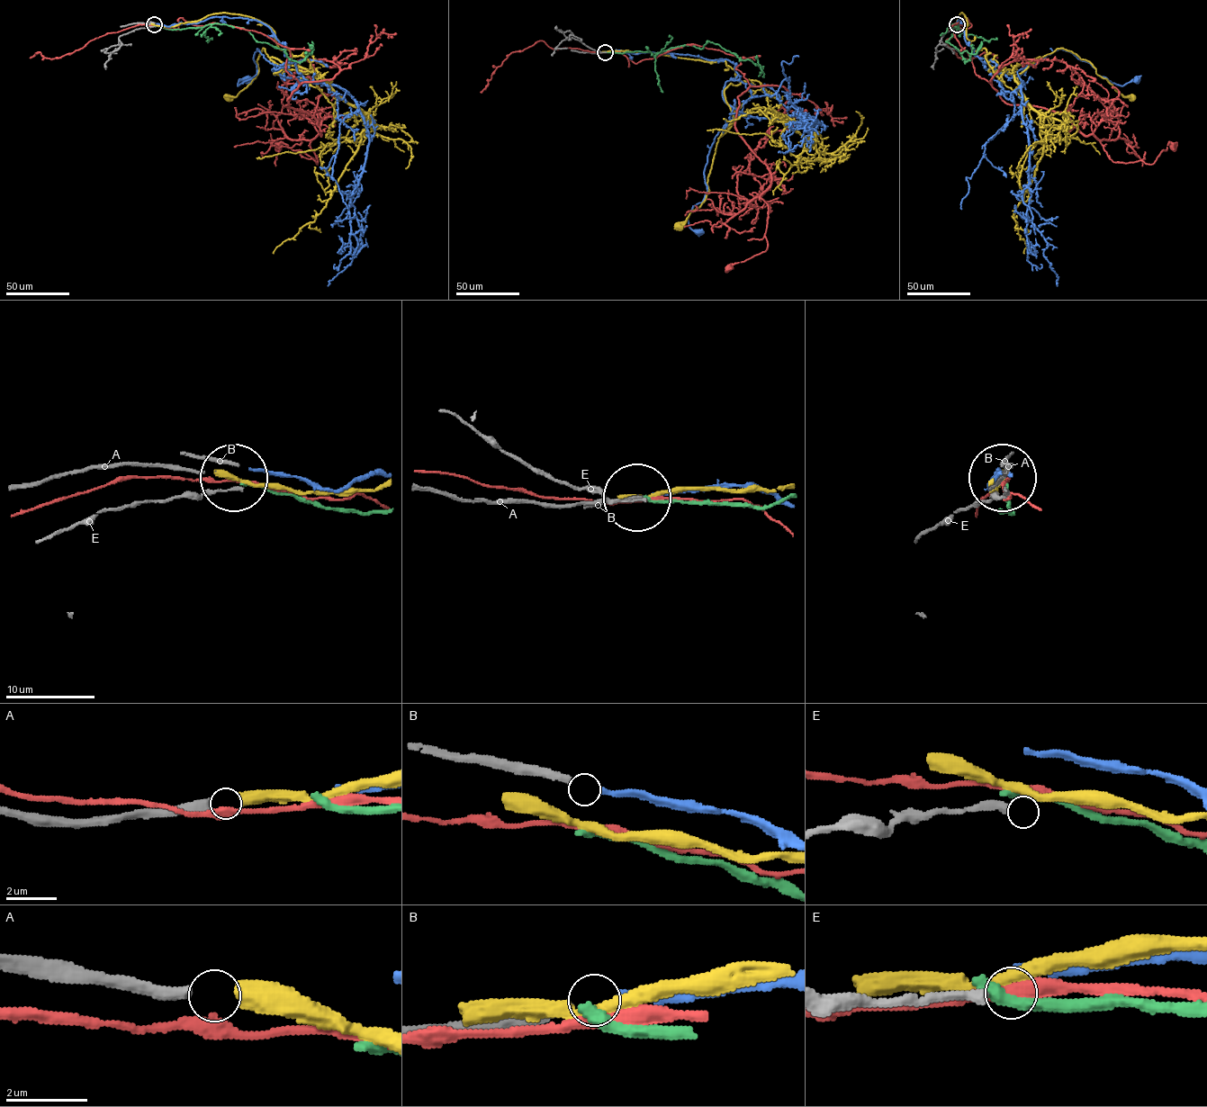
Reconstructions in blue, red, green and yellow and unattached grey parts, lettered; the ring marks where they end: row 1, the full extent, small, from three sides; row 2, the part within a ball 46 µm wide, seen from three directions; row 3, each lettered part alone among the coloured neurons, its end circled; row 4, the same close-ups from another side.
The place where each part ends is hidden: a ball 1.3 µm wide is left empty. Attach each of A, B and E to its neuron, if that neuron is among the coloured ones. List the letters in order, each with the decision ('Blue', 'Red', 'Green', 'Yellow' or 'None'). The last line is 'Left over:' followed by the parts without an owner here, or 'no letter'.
A: Yellow
B: Blue
E: None
Left over: E

